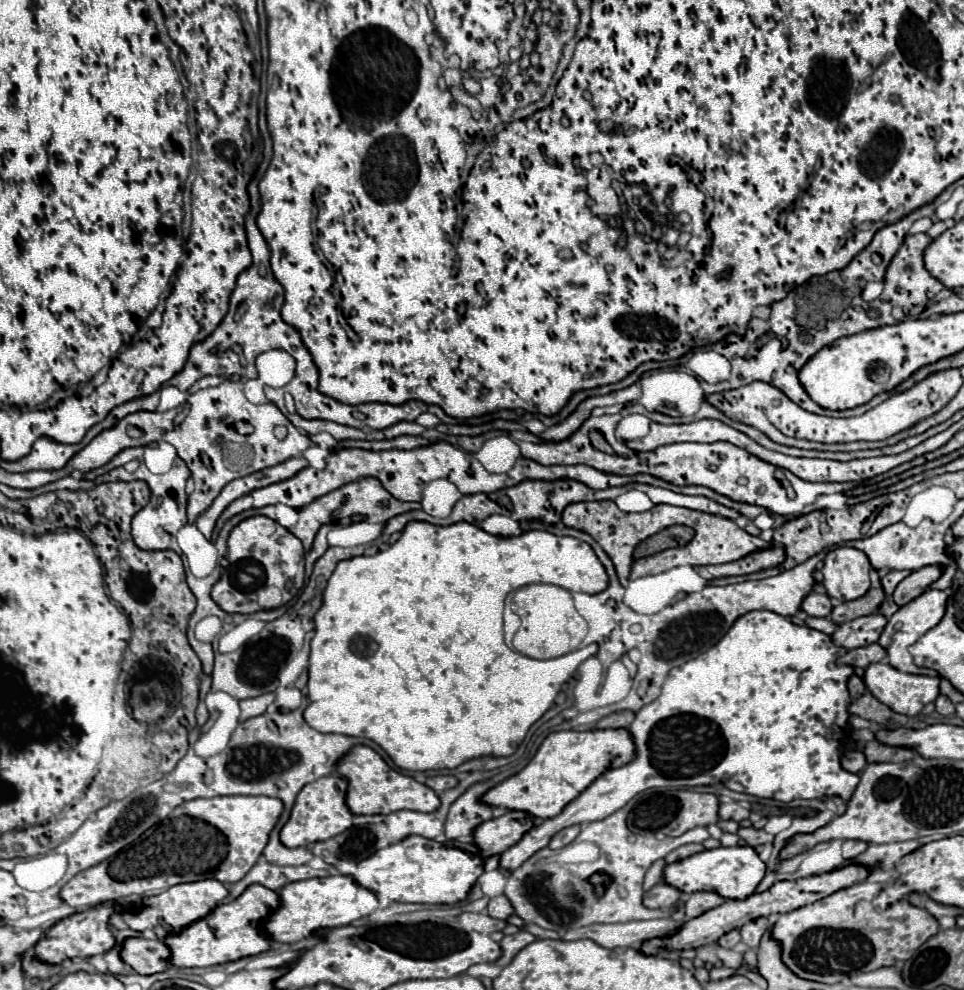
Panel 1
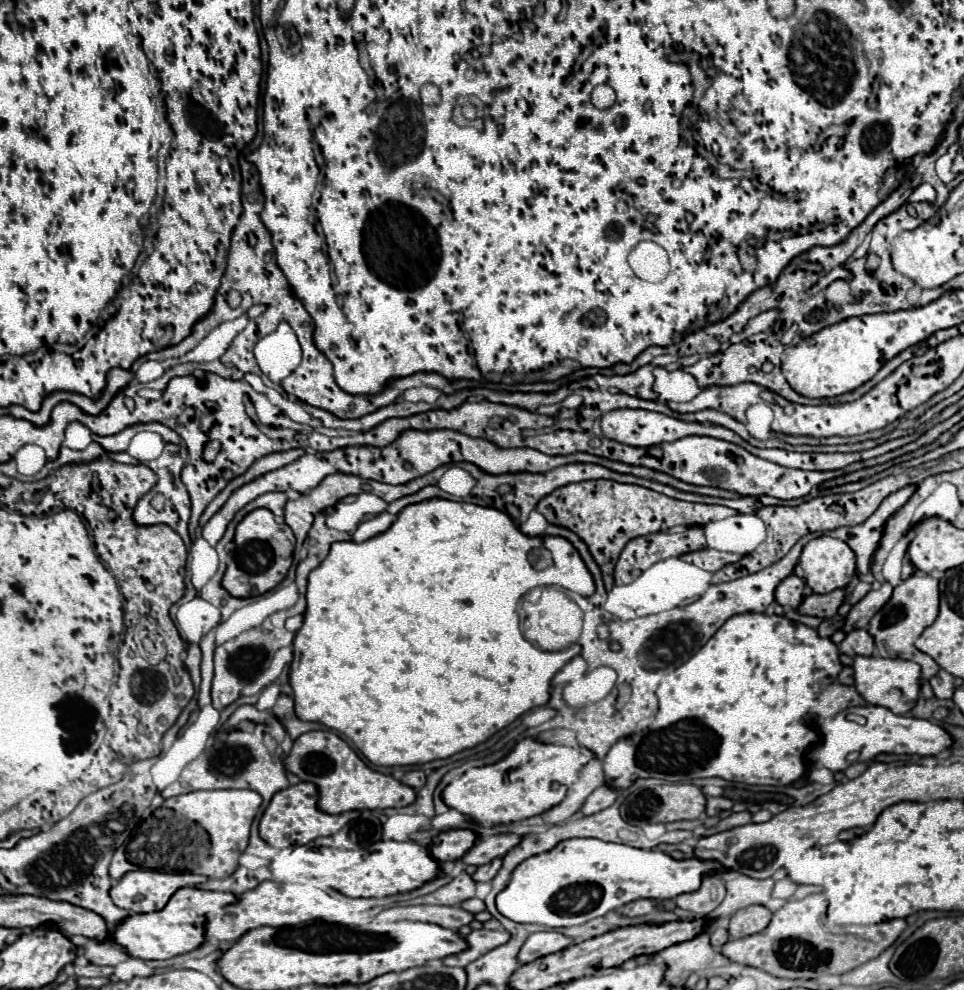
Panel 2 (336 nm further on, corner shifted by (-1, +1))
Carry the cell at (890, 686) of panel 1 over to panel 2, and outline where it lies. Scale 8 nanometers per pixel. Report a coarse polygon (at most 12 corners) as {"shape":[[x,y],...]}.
{"shape":[[854,656],[854,686],[874,706],[908,714],[920,666]]}

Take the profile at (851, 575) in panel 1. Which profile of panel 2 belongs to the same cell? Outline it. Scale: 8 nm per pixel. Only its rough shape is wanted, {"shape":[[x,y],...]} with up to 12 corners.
{"shape":[[832,536],[800,554],[816,594],[844,588],[856,574],[850,546]]}

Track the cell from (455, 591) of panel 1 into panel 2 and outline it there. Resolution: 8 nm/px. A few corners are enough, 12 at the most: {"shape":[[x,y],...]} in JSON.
{"shape":[[408,504],[308,576],[300,720],[376,766],[546,706],[520,632],[576,548]]}

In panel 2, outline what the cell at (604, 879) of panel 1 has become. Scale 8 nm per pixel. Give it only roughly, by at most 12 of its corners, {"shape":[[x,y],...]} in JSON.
{"shape":[[570,838],[496,896],[518,924],[568,928],[696,892],[718,862]]}

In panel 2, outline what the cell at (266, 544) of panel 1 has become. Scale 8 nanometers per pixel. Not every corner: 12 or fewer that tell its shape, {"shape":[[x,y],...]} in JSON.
{"shape":[[256,508],[236,526],[222,586],[236,598],[278,586],[294,534]]}

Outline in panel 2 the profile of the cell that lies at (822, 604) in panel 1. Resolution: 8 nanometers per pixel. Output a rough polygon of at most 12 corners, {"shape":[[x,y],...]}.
{"shape":[[794,574],[778,584],[778,604],[800,606],[804,582]]}

